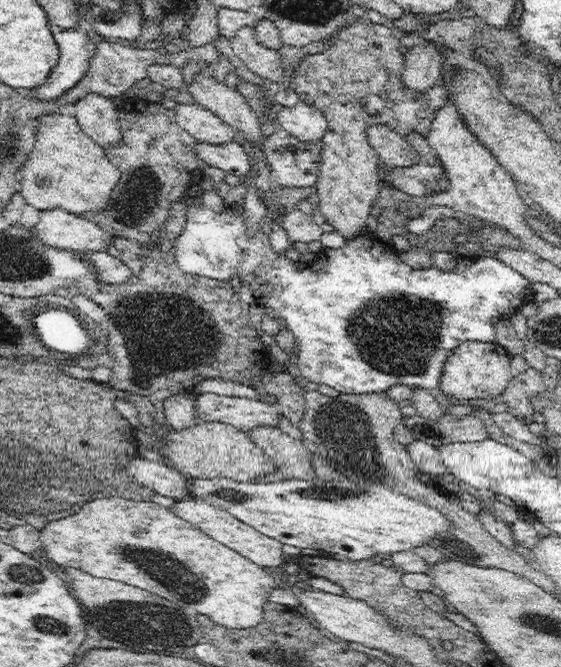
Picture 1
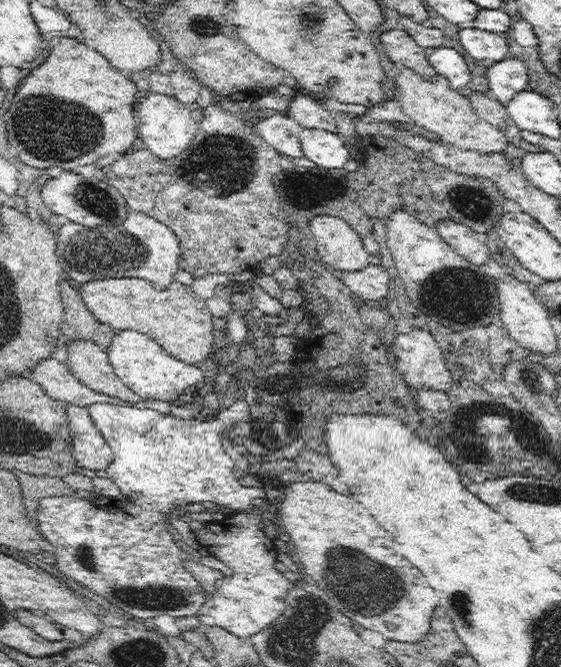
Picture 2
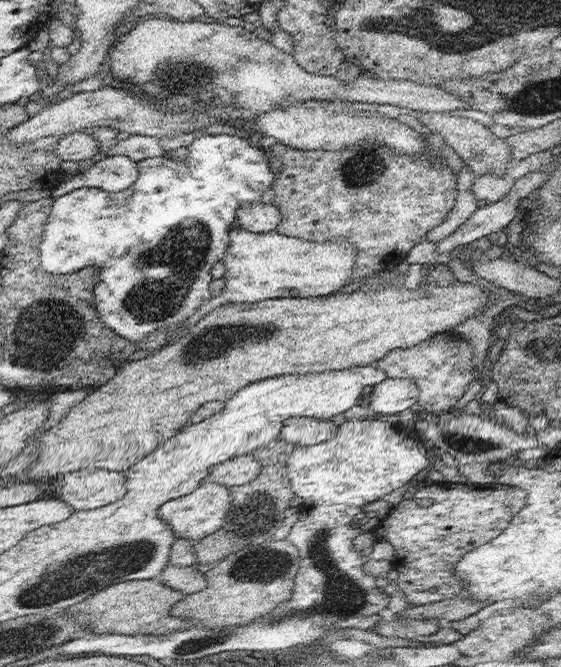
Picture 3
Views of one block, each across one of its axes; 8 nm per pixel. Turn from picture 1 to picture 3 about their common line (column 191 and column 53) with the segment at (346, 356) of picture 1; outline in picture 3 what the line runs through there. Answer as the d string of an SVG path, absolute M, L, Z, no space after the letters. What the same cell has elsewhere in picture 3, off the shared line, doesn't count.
M211 134L211 136L195 136L195 140L187 146L187 158L185 160L171 160L173 156L171 154L165 154L165 156L153 156L153 158L145 158L145 160L139 160L137 162L137 168L139 168L139 178L137 182L123 190L123 192L105 192L105 190L99 190L99 188L77 188L73 192L67 192L59 198L53 200L53 206L51 206L51 214L47 218L47 224L43 228L43 240L41 240L41 268L47 272L47 274L73 274L77 270L83 270L83 268L97 268L99 270L99 276L97 276L97 282L95 282L95 288L93 288L93 306L95 310L101 314L101 320L107 328L111 328L111 332L115 332L117 336L121 336L125 340L125 344L139 344L143 342L153 330L157 330L159 326L171 326L179 320L185 320L193 314L193 310L197 306L203 304L203 300L209 300L209 282L213 280L209 276L209 270L215 262L223 260L223 254L227 252L229 248L229 232L231 232L231 224L233 220L237 220L237 208L243 204L243 202L257 202L261 200L261 194L265 190L269 190L269 186L273 184L275 176L271 174L269 170L269 164L267 164L267 156L269 152L261 150L261 148L255 148L255 146L249 146L249 140L245 138L237 138L237 136L227 136L227 134Z

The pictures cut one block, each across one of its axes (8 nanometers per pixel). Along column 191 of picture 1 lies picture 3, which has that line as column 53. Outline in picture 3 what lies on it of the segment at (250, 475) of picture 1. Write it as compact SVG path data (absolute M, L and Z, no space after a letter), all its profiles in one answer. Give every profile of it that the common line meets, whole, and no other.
M455 280L449 286L425 286L423 282L415 290L407 290L403 282L397 282L393 286L383 286L383 290L371 290L369 286L365 292L359 288L351 294L337 292L325 298L269 298L255 304L221 304L191 326L189 334L183 338L173 340L173 344L167 344L151 356L123 364L111 380L95 390L89 390L87 396L73 406L57 426L39 436L39 456L23 476L29 480L53 482L69 472L85 468L123 472L151 450L159 448L167 438L175 436L205 402L227 402L243 386L263 378L299 376L327 370L337 372L343 368L375 364L393 350L413 348L427 342L435 334L453 332L461 322L485 314L491 308L489 296L491 294L485 292L483 286Z

